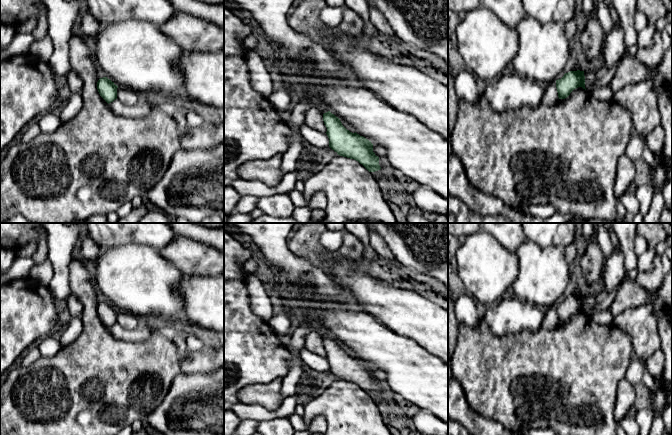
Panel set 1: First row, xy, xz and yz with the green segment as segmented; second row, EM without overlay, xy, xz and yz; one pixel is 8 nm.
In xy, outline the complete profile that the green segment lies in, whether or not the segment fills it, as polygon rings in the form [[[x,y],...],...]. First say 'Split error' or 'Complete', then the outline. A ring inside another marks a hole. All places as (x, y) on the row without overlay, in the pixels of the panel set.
Complete. [[[107,301],[100,302],[97,306],[97,313],[100,320],[109,328],[117,323],[117,312]]]

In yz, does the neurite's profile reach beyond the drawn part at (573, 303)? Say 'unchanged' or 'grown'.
unchanged

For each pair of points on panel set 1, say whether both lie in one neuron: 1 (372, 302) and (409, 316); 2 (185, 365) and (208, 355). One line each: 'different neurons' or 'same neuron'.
1: same neuron
2: same neuron

